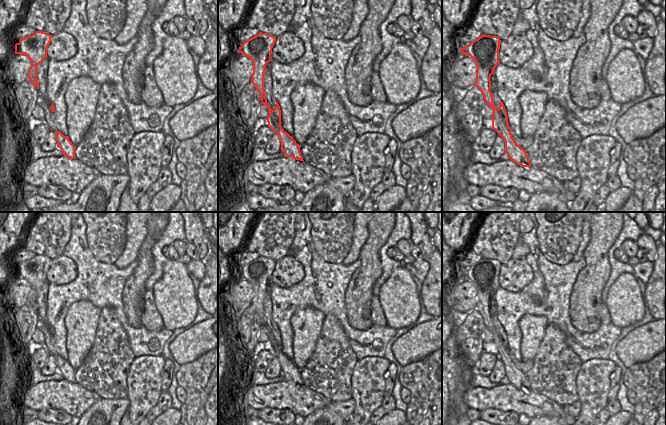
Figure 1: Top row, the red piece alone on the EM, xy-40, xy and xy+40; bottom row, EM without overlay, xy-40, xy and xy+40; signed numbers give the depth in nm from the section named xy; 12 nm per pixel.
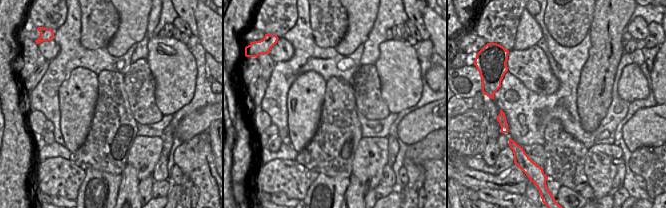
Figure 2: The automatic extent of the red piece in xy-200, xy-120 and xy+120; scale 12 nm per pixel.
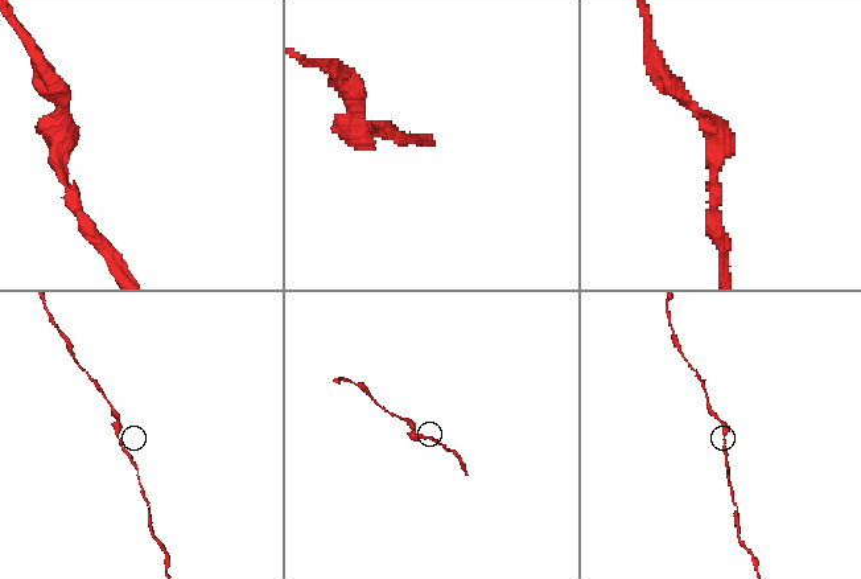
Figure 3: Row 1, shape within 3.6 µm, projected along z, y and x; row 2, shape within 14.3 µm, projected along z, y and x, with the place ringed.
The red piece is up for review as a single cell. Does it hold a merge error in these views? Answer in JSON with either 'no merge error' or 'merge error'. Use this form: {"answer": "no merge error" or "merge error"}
{"answer": "no merge error"}

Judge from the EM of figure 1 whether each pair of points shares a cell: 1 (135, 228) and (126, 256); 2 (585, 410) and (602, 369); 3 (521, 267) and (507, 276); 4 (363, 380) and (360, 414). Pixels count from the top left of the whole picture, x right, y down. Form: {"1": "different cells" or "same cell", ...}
{"1": "same cell", "2": "same cell", "3": "same cell", "4": "same cell"}

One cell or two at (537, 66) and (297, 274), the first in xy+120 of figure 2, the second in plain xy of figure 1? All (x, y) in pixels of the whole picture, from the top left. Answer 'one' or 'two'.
one

